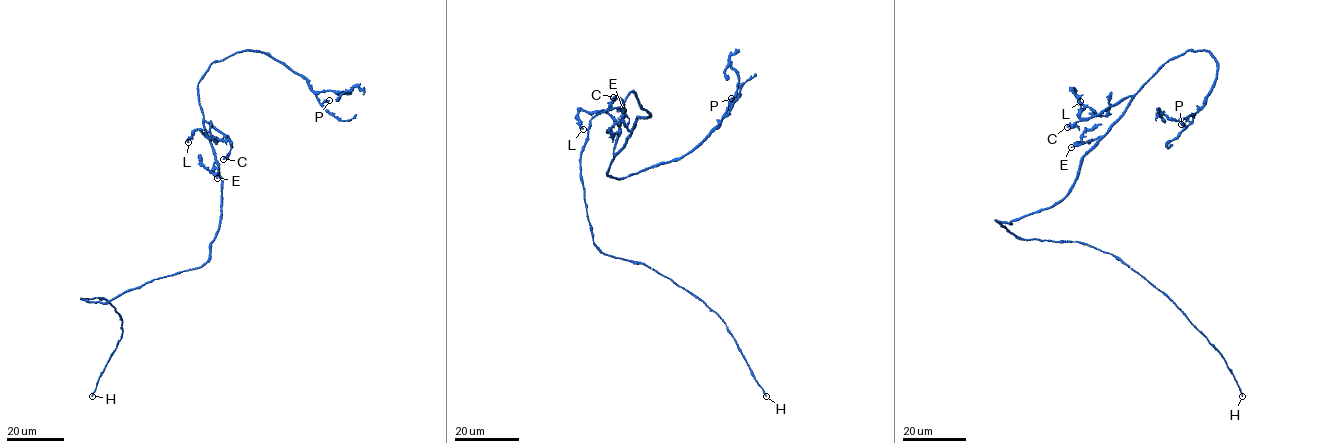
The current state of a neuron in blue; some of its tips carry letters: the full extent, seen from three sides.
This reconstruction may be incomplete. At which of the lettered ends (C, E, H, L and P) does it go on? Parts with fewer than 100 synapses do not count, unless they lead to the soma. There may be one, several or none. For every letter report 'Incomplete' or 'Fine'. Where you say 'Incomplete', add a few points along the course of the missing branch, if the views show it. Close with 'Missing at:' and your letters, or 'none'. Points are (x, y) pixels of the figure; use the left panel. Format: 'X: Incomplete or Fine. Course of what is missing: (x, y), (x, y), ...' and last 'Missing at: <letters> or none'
C: Fine
E: Fine
H: Fine
L: Fine
P: Fine
Missing at: none

